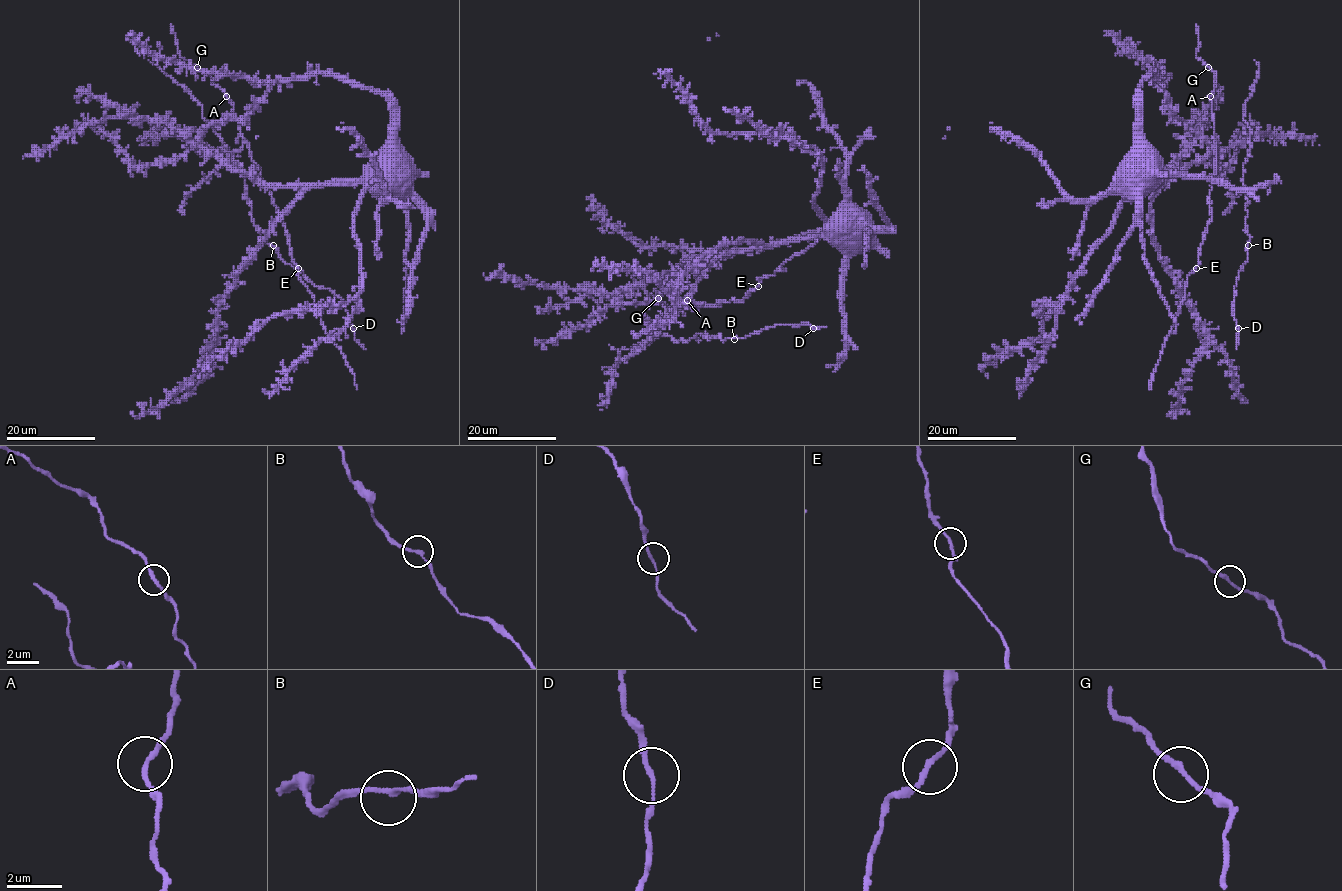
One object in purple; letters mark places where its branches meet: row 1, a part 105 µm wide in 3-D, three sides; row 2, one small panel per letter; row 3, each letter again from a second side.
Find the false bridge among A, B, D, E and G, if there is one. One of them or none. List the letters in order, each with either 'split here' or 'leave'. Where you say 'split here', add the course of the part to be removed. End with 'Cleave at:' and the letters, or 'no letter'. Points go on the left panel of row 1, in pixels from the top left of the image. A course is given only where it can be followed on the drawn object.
A: leave
B: leave
D: leave
E: leave
G: leave
Cleave at: no letter

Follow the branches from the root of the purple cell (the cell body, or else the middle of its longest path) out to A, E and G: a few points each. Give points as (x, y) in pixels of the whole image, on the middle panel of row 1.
A: (850, 212), (835, 218), (813, 237), (791, 237), (725, 251), (708, 265), (691, 297), (705, 306), (687, 300)
E: (850, 212), (813, 237), (725, 251), (708, 265), (691, 298), (719, 306), (742, 302), (758, 286)
G: (850, 212), (813, 237), (791, 237), (717, 256), (691, 297), (705, 306), (689, 300), (667, 306), (658, 298)

